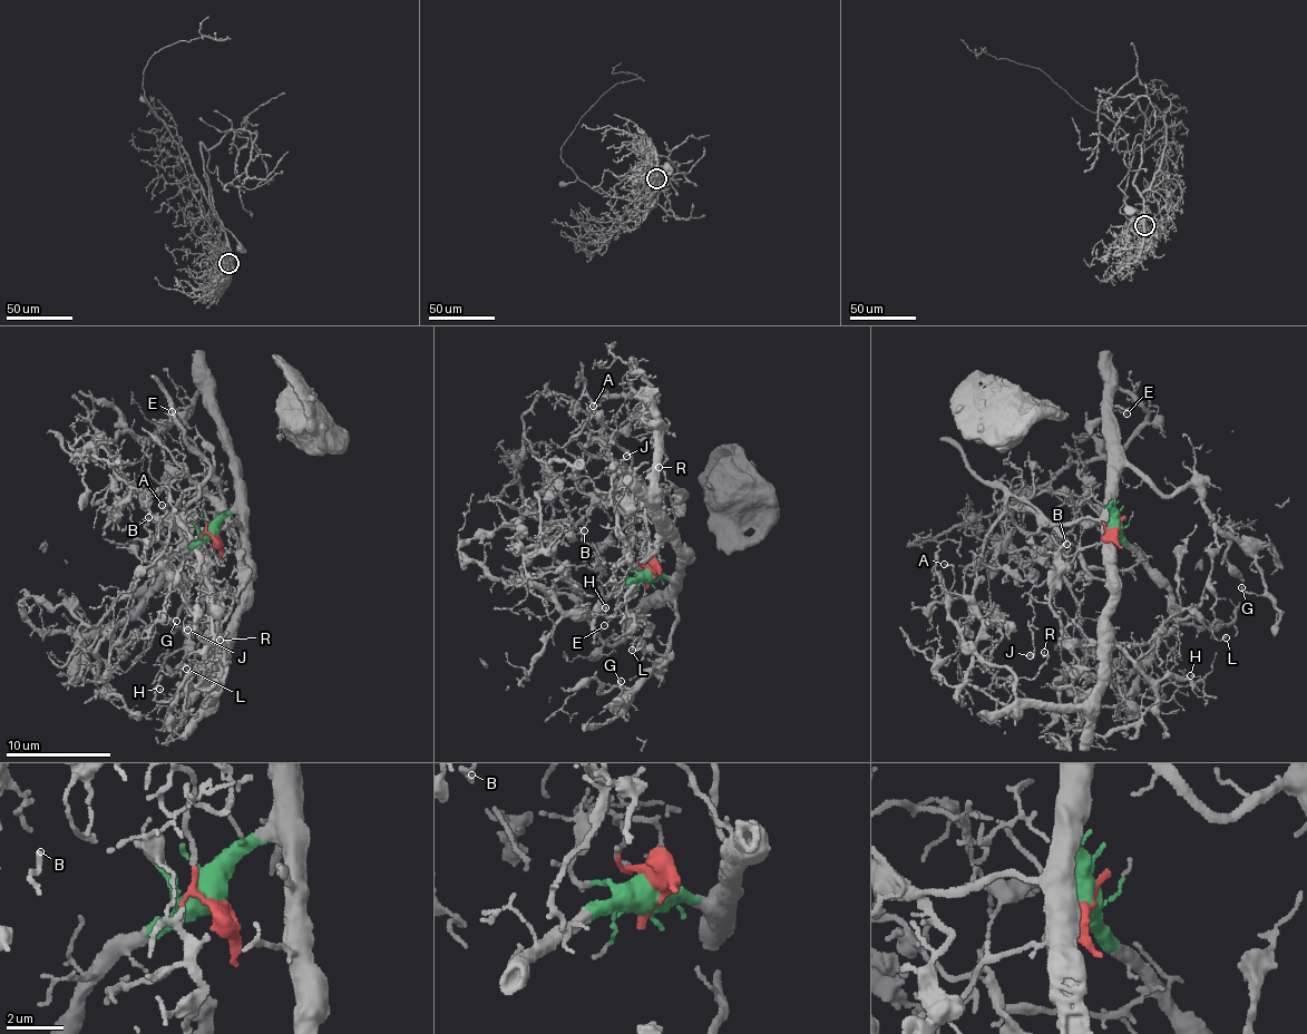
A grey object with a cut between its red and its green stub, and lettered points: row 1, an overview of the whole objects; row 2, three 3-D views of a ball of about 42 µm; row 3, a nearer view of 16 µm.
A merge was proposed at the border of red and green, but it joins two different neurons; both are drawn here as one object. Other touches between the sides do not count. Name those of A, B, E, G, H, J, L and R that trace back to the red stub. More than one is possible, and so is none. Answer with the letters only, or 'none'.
A, B, J

